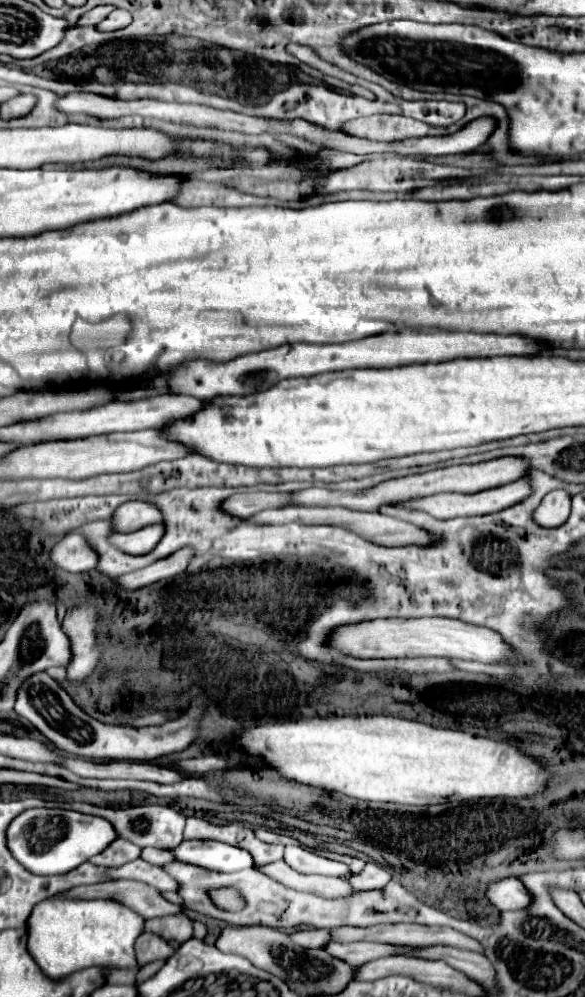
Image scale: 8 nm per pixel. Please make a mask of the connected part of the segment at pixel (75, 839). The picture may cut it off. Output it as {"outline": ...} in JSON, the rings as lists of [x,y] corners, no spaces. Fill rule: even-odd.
{"outline":[[[29,809],[9,825],[9,851],[35,875],[61,875],[79,867],[89,857],[101,853],[117,839],[113,825],[95,815],[67,809]]]}

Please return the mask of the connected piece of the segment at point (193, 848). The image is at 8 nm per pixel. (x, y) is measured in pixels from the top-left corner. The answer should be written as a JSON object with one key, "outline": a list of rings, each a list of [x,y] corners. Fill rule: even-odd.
{"outline":[[[203,839],[181,841],[181,845],[177,845],[173,853],[177,861],[185,861],[221,873],[233,873],[253,867],[253,857],[249,851],[219,841],[203,841]]]}

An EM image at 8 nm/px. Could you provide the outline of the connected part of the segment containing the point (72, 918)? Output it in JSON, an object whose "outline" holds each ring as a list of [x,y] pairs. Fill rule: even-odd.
{"outline":[[[53,895],[41,903],[37,903],[27,919],[29,933],[29,955],[41,965],[41,971],[47,977],[61,981],[75,971],[87,967],[115,967],[115,969],[137,969],[135,957],[135,941],[145,931],[145,919],[139,913],[133,913],[123,903],[113,899],[69,899],[65,895]]]}

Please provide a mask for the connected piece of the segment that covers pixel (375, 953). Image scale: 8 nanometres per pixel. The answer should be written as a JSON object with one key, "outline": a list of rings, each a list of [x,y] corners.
{"outline":[[[355,941],[355,943],[329,943],[325,951],[341,961],[347,961],[349,965],[363,965],[367,961],[379,959],[379,957],[389,957],[389,955],[399,955],[405,949],[385,945],[385,943],[371,943],[371,941]]]}

